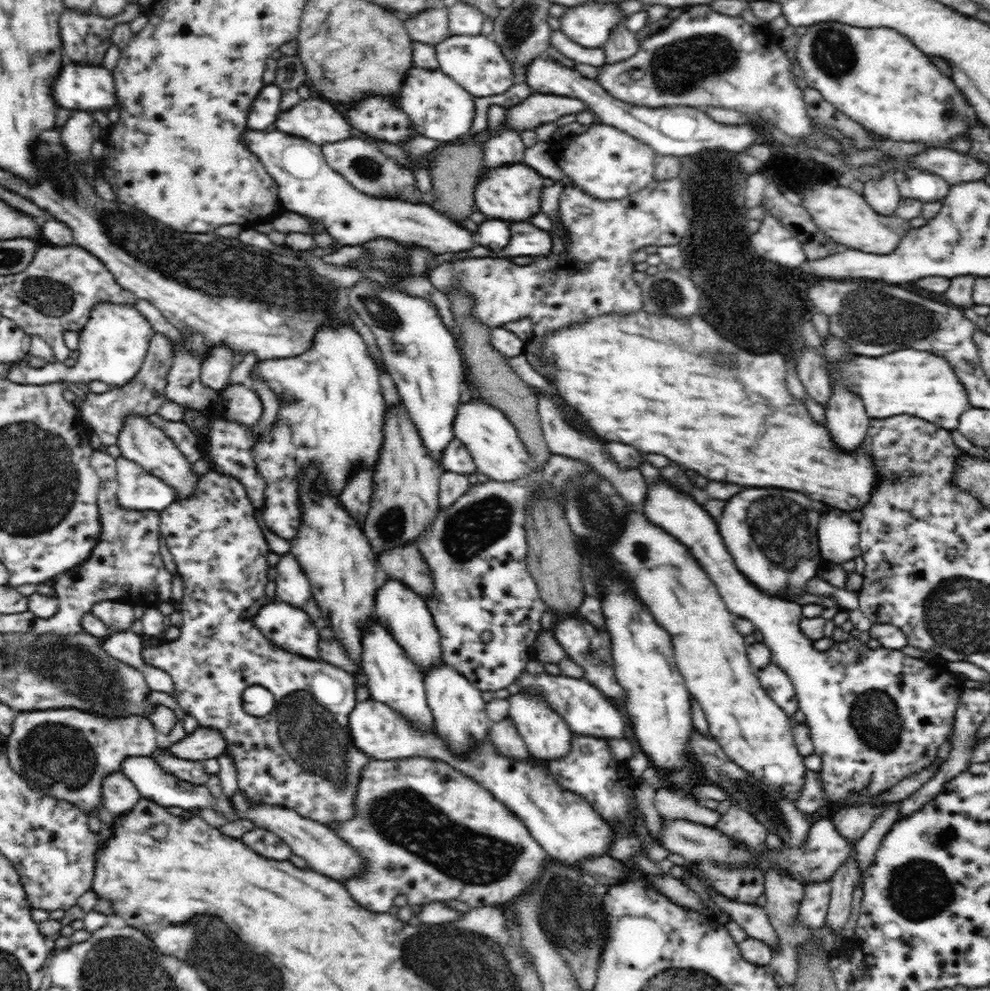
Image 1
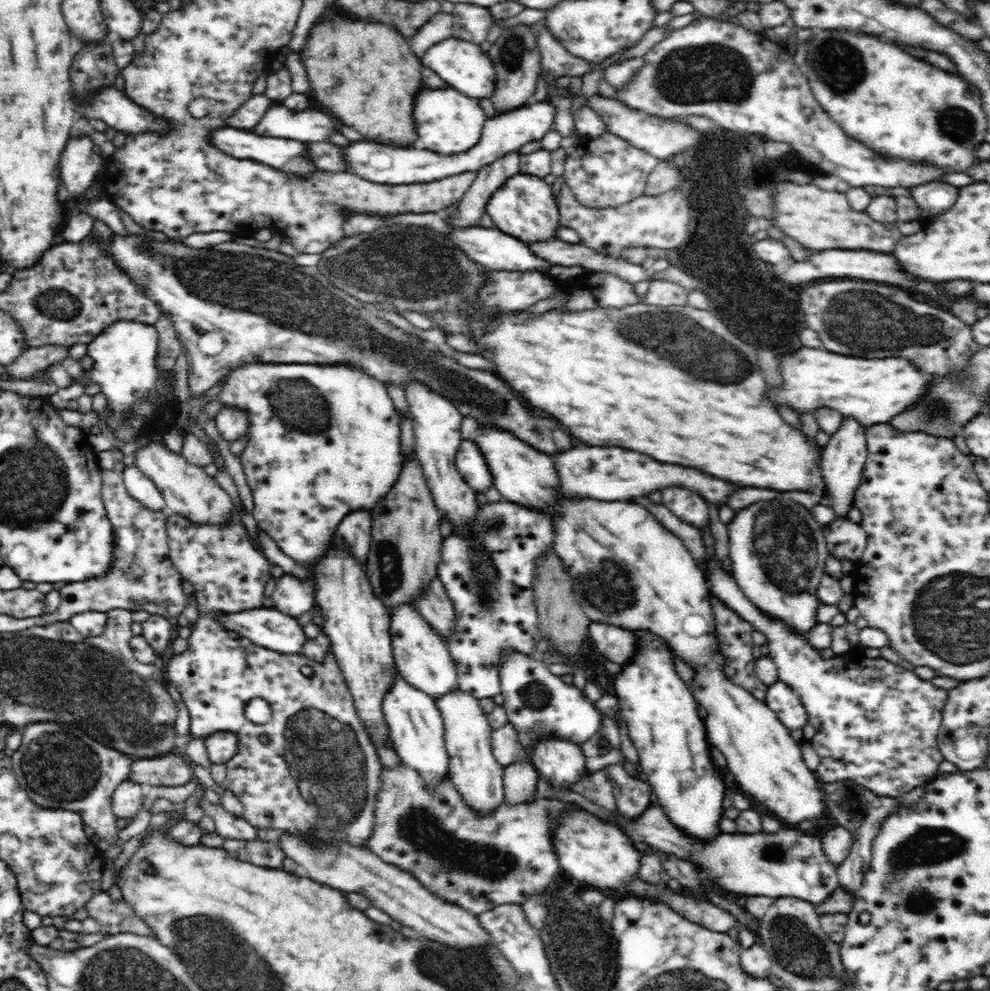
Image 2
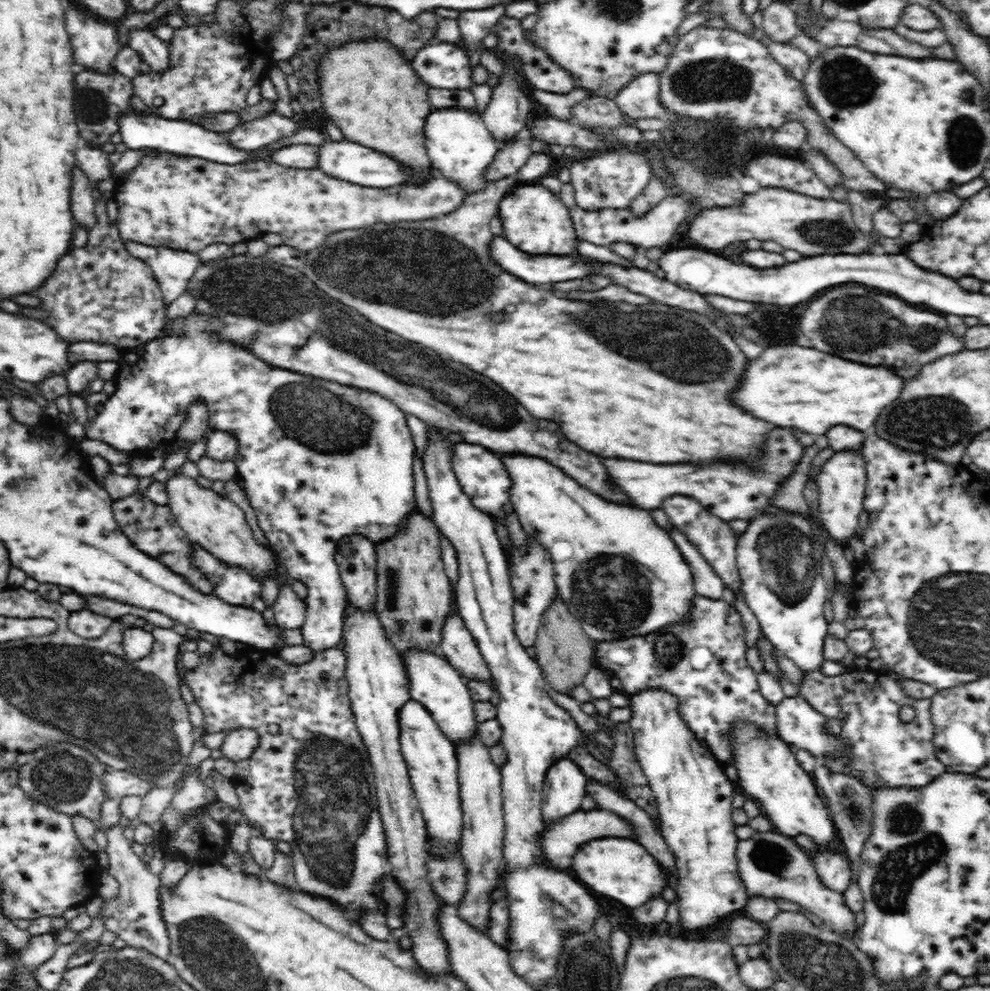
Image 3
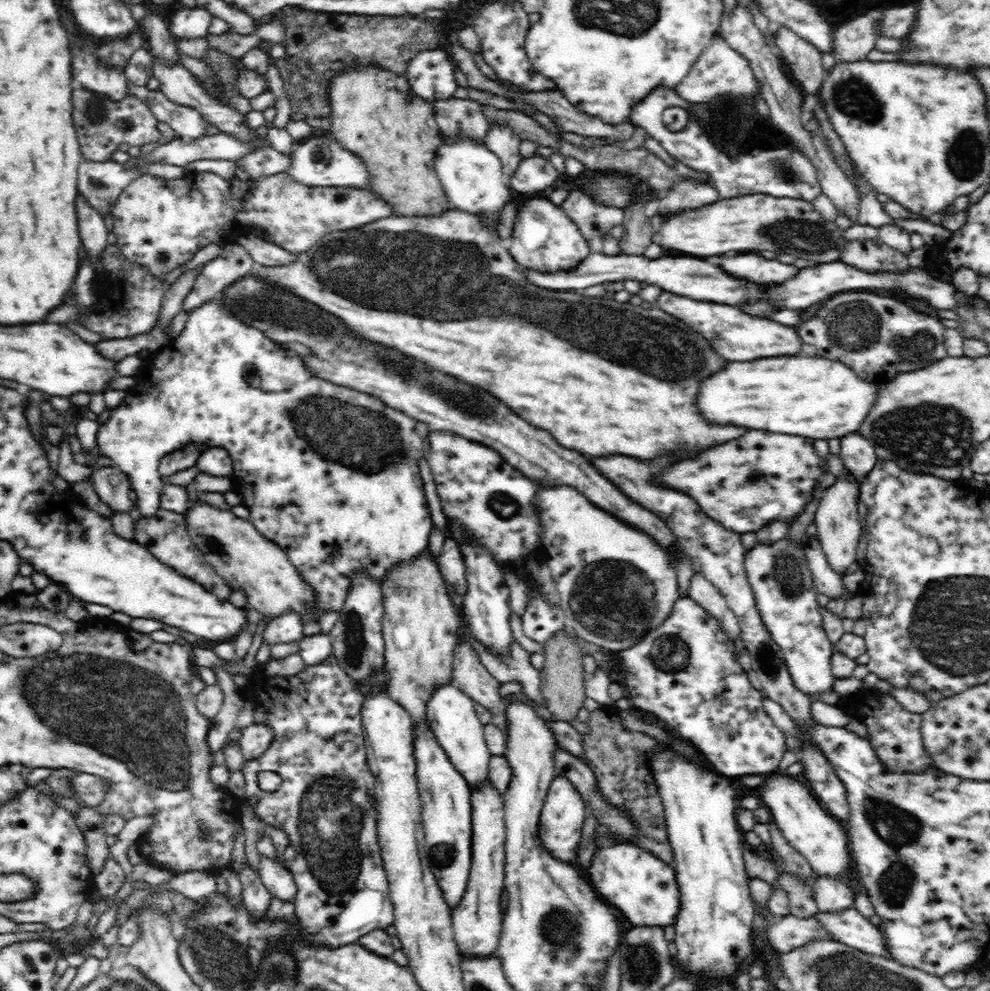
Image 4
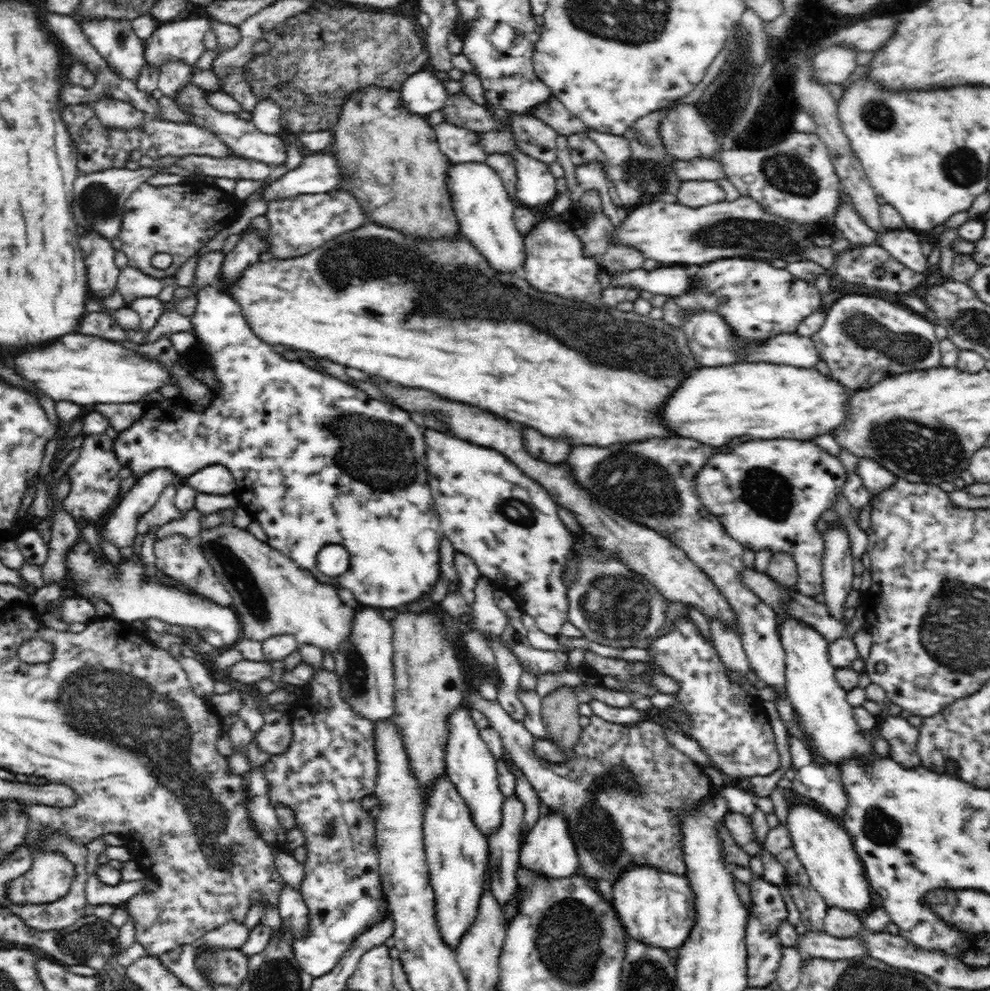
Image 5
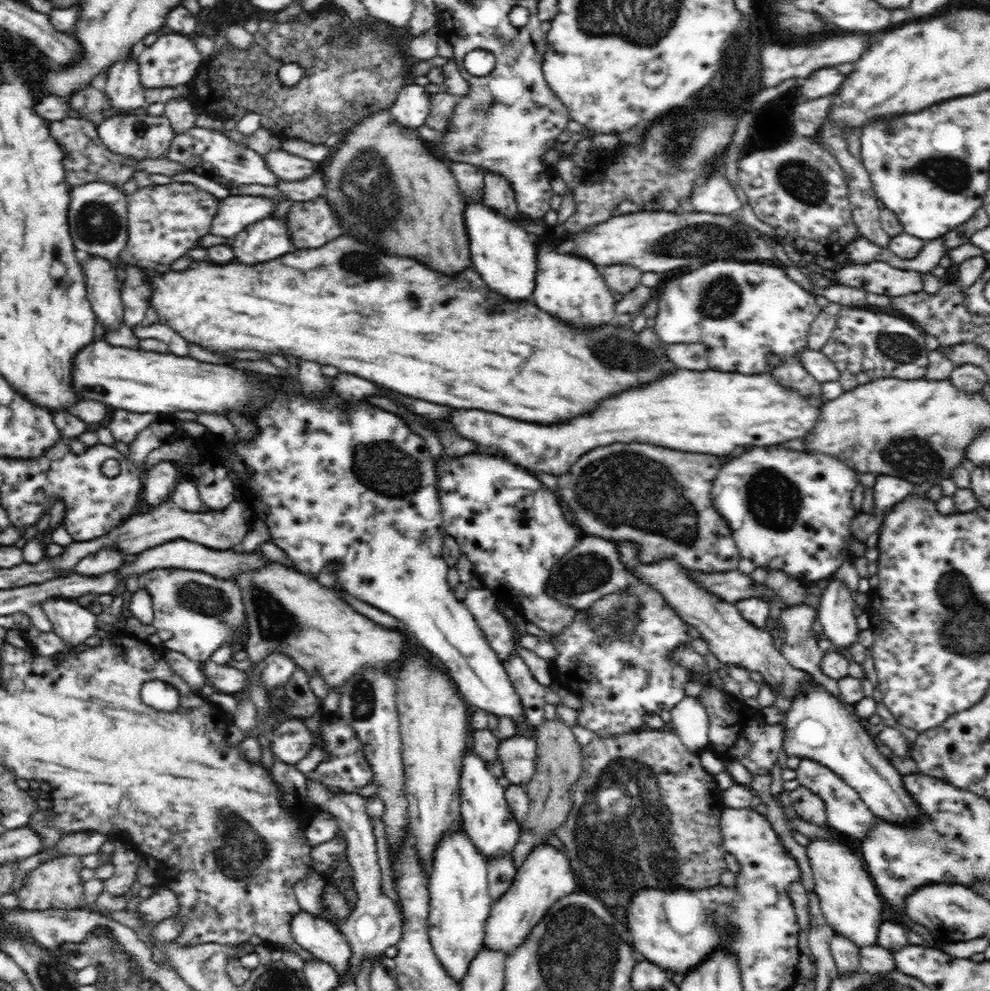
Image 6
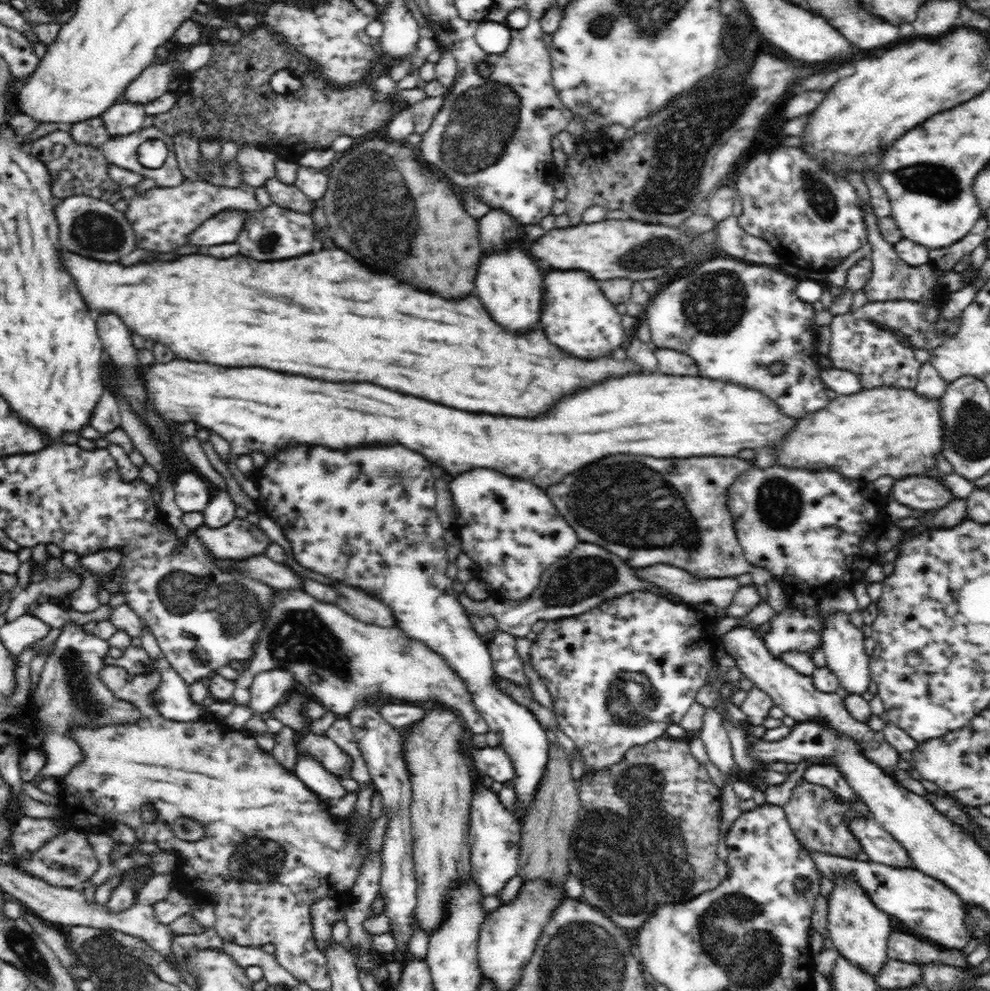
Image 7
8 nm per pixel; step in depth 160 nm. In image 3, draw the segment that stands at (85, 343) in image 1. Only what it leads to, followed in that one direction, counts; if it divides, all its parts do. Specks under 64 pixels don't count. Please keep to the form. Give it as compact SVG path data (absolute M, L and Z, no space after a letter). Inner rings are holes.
M194 311L185 317L184 334L165 335L148 342L146 345L135 347L134 349L120 350L118 358L118 372L115 376L115 391L108 396L103 403L103 410L100 411L94 420L86 426L86 437L92 440L100 440L124 452L130 460L137 455L146 454L162 445L169 445L175 438L181 424L186 418L186 412L190 404L201 400L206 404L209 414L209 430L223 430L231 432L238 441L239 450L237 451L235 461L237 466L237 475L244 481L245 494L254 509L260 530L264 532L271 548L277 553L279 559L283 562L285 570L289 576L297 582L302 582L308 589L308 595L305 599L307 604L306 618L304 624L299 628L303 636L303 644L311 648L314 653L322 650L328 650L340 645L342 641L342 628L344 628L344 608L346 608L347 592L343 585L341 574L339 573L338 563L335 561L336 548L338 542L344 536L352 534L363 534L374 545L390 540L402 526L402 520L414 514L417 510L416 499L414 498L414 466L415 444L410 432L410 427L406 424L406 413L400 410L396 403L380 396L378 393L354 388L352 386L342 386L337 382L322 380L312 377L308 374L298 374L291 370L284 370L268 364L246 349L245 346L231 344L221 338L224 323L220 319L202 315Z

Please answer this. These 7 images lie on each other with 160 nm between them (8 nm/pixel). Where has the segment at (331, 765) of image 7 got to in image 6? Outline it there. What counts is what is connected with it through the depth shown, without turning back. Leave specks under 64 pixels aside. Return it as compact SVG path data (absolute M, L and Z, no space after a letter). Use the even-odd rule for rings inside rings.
M286 720L269 732L275 760L298 764L314 748L315 738L301 720Z

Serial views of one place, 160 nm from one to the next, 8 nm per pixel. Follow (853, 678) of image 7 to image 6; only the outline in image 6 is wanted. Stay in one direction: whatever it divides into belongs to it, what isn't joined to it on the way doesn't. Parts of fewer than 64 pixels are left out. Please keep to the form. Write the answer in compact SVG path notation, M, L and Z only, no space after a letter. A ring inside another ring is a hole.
M834 575L832 579L821 594L817 617L822 624L823 634L833 644L833 650L842 653L854 642L858 642L860 630L852 611L854 595Z

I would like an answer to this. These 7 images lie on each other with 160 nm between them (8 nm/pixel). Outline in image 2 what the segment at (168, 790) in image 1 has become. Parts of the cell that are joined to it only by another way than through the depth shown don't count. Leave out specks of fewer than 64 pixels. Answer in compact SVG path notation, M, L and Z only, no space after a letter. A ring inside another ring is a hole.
M205 797L201 800L201 807L206 815L210 816L215 823L215 832L222 838L234 840L256 840L258 832L244 818L236 817L224 806L211 805Z

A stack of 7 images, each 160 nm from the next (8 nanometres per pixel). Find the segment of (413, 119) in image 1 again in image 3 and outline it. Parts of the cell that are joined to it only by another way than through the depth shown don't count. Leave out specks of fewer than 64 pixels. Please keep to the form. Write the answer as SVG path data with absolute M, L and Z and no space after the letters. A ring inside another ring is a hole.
M463 108L432 110L424 124L424 137L431 166L439 170L440 176L461 186L467 196L486 188L489 180L484 177L484 170L504 148L504 144L494 140L478 111L470 112Z

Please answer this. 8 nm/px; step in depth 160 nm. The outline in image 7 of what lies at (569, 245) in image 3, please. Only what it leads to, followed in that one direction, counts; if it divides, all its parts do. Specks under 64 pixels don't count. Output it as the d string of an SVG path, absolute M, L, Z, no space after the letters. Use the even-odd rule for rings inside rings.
M550 268L543 271L541 322L548 340L560 350L582 360L596 360L612 352L621 354L622 344L626 341L622 315L601 292L599 281L590 277L586 271L558 272Z

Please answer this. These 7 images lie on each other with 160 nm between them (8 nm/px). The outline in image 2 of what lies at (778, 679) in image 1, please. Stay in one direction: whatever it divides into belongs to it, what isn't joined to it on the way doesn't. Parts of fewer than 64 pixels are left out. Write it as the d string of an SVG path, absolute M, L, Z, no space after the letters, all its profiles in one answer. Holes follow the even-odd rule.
M782 680L767 688L766 701L768 708L788 730L803 730L809 722L801 698Z

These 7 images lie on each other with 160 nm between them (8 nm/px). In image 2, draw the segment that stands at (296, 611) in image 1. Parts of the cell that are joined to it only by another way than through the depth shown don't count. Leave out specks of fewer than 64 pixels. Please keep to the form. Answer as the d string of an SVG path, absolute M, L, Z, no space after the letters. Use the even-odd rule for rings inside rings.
M262 606L257 609L243 610L232 614L220 613L215 618L226 630L234 630L239 636L251 640L258 646L284 654L300 653L302 645L308 640L296 618L292 618L274 607Z

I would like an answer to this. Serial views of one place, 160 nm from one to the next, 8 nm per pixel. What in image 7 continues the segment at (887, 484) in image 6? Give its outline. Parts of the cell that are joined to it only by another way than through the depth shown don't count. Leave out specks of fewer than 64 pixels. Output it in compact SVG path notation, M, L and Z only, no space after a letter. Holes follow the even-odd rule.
M917 475L896 481L890 494L900 504L924 512L944 508L955 498L936 478Z

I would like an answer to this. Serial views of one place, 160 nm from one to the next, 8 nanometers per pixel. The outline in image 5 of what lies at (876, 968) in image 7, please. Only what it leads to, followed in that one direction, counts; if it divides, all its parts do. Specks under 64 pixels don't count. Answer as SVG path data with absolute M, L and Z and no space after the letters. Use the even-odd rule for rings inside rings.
M794 805L789 808L789 813L786 828L794 850L809 874L811 885L822 895L827 908L837 906L855 912L861 919L870 910L871 888L850 835L837 820L816 805Z

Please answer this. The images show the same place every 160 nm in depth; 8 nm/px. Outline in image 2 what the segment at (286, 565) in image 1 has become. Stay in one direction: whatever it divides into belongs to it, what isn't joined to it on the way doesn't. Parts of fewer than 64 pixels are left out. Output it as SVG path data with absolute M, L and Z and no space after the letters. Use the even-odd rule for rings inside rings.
M288 573L278 578L271 598L276 610L296 619L310 611L315 604L312 584Z

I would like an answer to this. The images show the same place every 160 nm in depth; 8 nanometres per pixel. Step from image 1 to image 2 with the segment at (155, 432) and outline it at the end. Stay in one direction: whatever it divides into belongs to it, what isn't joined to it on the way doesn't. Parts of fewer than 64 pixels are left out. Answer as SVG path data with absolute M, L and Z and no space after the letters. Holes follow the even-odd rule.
M150 436L150 442L135 453L135 465L160 489L165 500L163 513L166 516L179 514L195 524L222 526L230 522L230 512L234 509L232 498L204 472L203 467L188 462L183 455L173 453L163 445L162 440Z

